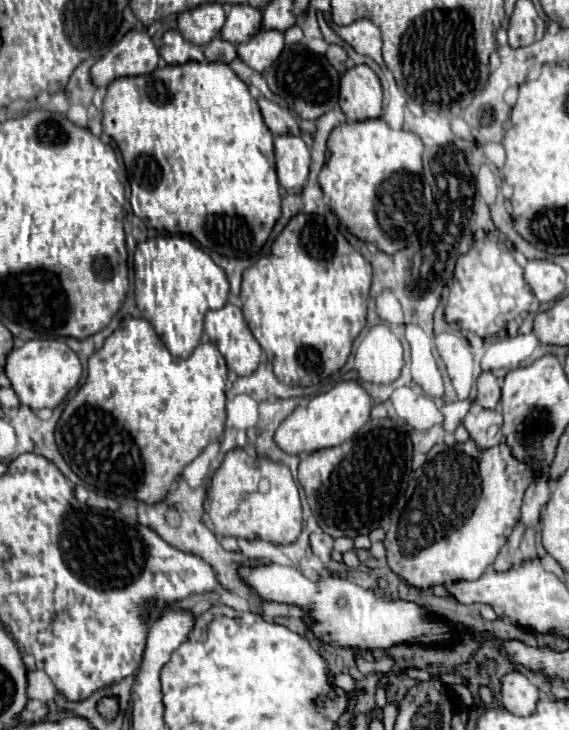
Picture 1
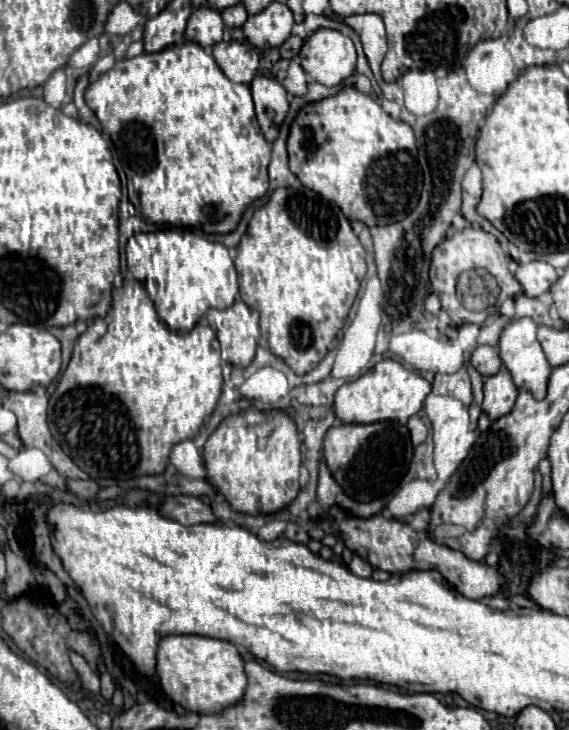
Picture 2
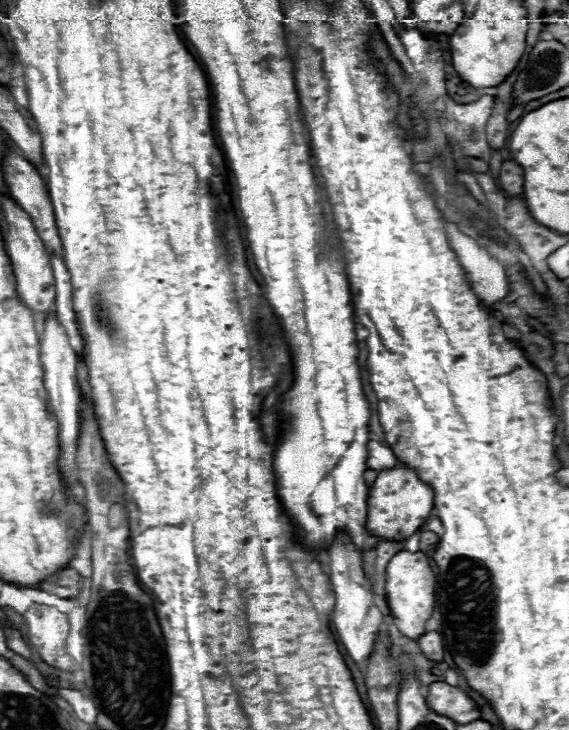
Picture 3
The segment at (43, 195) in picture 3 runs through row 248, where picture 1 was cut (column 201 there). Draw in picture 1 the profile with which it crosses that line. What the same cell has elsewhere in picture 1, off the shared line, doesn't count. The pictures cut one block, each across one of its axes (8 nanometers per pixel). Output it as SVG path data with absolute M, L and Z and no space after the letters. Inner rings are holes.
M168 30L164 36L162 36L162 44L158 48L160 52L160 58L166 62L166 64L186 64L186 62L202 62L204 60L204 52L200 46L184 40L180 36L178 30Z

